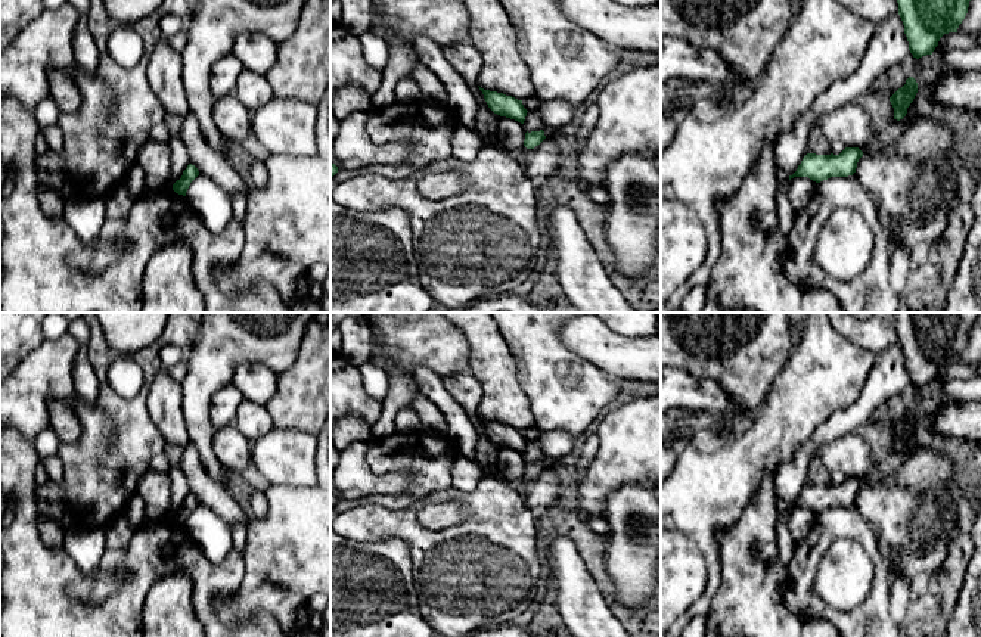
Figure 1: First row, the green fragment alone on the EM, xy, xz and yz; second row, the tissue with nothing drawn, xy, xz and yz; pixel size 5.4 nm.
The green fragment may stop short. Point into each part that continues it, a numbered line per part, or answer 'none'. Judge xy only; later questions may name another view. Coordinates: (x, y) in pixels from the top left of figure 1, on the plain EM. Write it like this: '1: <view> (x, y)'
none

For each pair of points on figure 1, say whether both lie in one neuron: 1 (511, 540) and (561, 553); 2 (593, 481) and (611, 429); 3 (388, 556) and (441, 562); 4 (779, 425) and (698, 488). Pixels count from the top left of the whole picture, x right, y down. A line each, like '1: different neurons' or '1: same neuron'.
1: different neurons
2: same neuron
3: different neurons
4: same neuron

